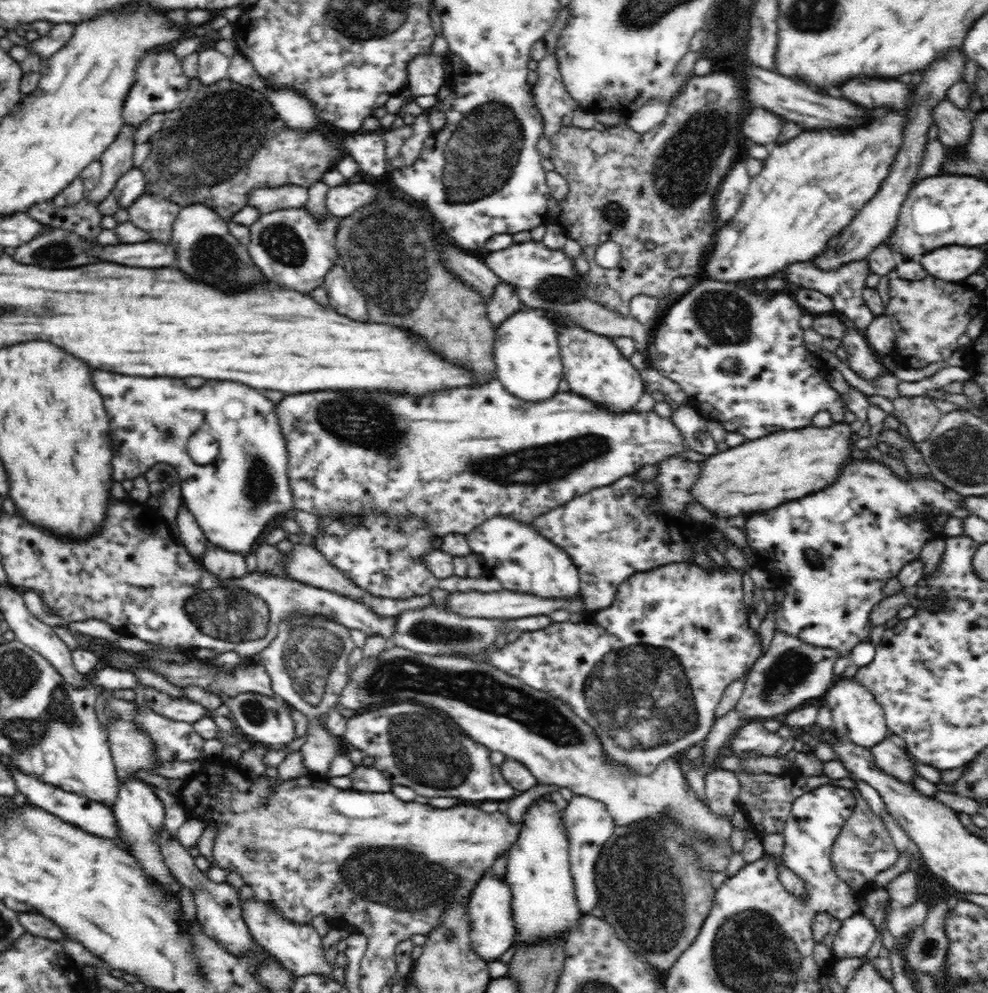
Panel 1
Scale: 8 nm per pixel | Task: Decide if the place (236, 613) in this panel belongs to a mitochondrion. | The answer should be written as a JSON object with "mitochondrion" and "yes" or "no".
{"mitochondrion":"yes"}

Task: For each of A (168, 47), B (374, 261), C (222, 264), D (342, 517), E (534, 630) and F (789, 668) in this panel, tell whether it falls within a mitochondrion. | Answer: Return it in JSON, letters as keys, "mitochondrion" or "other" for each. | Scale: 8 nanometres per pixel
{"A":"other","B":"mitochondrion","C":"mitochondrion","D":"other","E":"other","F":"mitochondrion"}

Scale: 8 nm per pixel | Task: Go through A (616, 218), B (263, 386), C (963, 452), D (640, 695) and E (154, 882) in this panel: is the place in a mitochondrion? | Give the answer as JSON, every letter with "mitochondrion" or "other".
{"A":"mitochondrion","B":"other","C":"mitochondrion","D":"mitochondrion","E":"other"}

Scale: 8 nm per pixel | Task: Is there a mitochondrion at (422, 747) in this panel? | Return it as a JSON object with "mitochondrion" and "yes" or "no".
{"mitochondrion":"yes"}

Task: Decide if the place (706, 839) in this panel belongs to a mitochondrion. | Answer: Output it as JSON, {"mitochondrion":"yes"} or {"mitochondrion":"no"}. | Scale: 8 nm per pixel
{"mitochondrion":"yes"}

